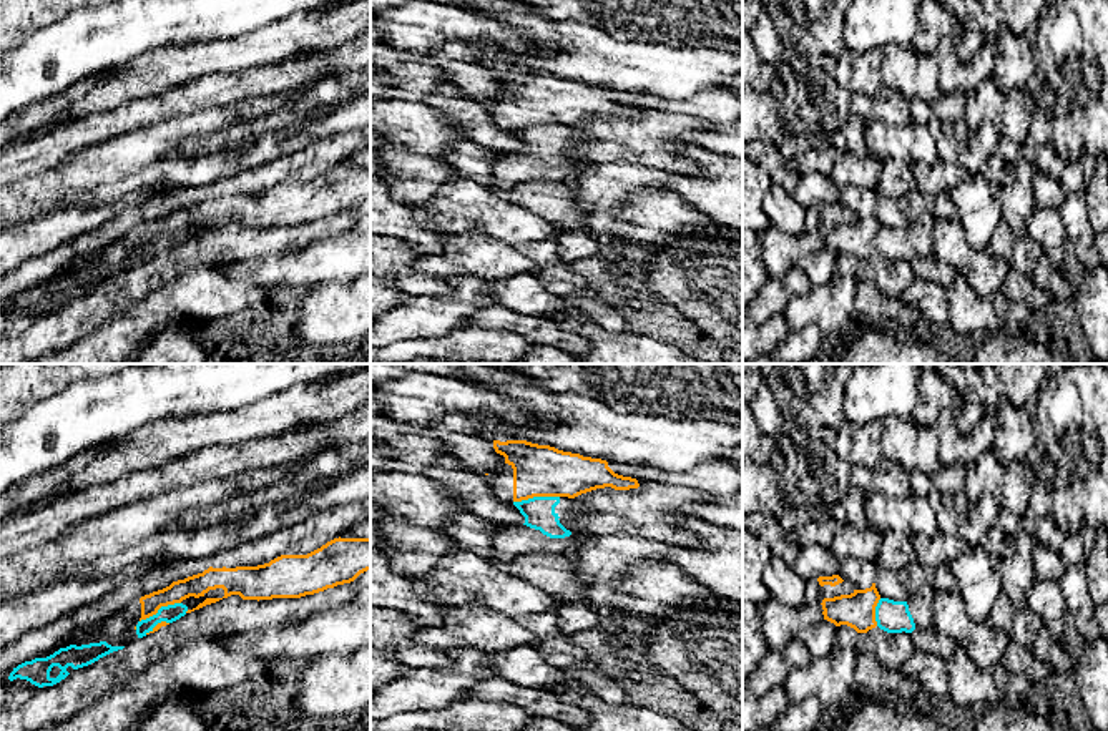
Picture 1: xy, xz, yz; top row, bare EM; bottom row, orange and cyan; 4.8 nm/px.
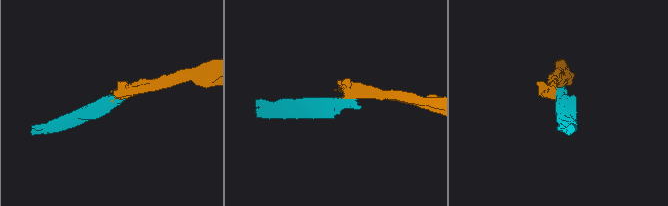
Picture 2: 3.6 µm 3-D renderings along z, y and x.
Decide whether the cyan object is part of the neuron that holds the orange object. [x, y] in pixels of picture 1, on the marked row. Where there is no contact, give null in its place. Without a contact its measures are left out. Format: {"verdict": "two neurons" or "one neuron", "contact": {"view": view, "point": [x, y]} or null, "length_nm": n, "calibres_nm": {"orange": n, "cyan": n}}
{"verdict": "two neurons", "contact": {"view": "xz", "point": [535, 495]}, "length_nm": 220, "calibres_nm": {"orange": 260, "cyan": 150}}

